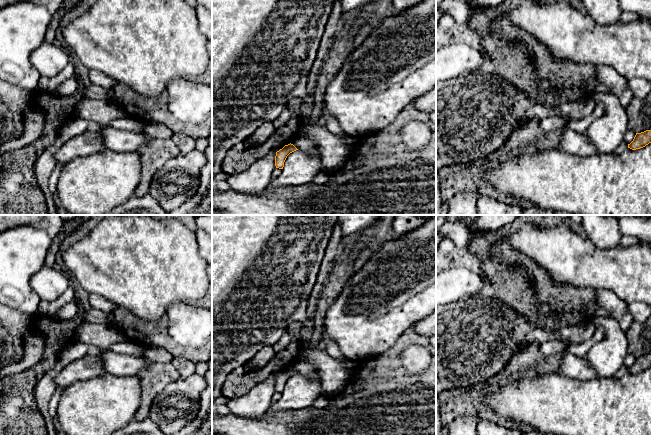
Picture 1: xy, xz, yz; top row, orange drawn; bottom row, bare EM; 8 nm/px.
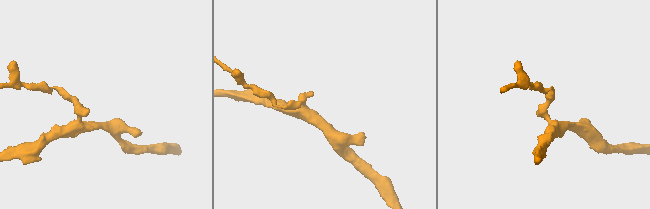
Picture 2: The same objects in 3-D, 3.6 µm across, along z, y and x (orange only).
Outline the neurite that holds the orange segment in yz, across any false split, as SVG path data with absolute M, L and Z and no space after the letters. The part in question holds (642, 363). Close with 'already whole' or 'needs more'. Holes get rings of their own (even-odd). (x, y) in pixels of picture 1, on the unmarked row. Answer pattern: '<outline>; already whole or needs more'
M651 354L636 357L633 365L628 368L628 372L632 374L640 373L651 367Z; already whole

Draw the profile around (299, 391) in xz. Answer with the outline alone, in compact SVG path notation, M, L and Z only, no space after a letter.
M312 370L311 378L298 373L287 380L281 399L272 404L265 414L249 418L270 419L278 411L311 406L322 395L324 392L316 371Z

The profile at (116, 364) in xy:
M106 350L102 357L105 373L114 376L135 376L150 362L145 356L118 354Z

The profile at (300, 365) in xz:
M303 347L294 362L292 363L291 368L293 368L297 373L301 374L302 376L309 378L312 377L312 367L306 360L305 350Z

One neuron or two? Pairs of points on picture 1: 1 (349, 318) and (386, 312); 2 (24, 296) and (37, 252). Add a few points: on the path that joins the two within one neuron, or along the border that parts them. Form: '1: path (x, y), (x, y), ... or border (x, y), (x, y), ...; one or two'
1: path (358, 318), (367, 318), (373, 312), (377, 312); one
2: path (24, 285), (24, 265), (26, 263); one

